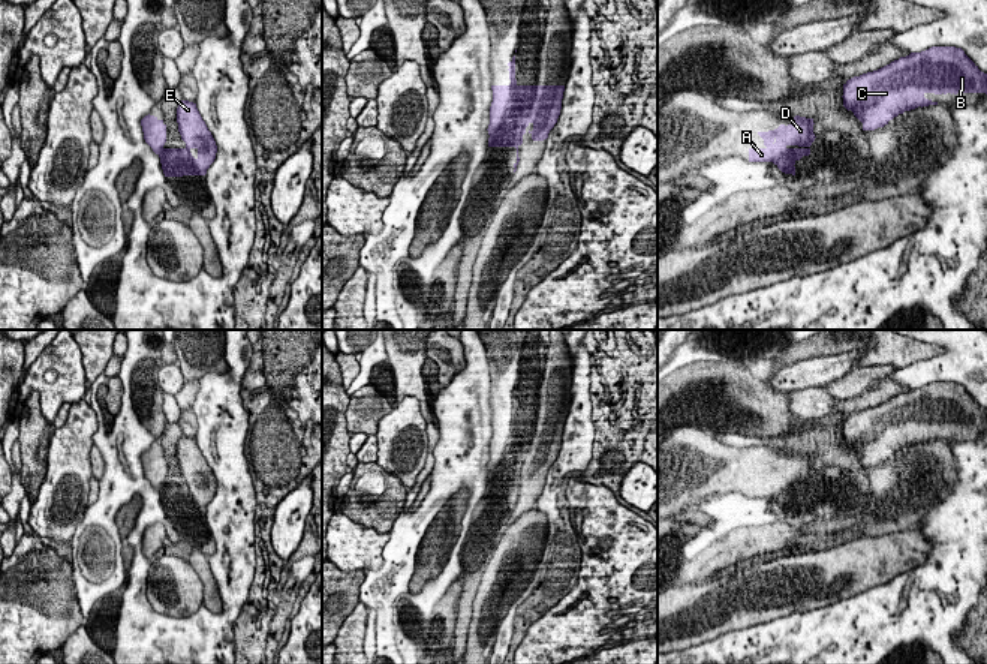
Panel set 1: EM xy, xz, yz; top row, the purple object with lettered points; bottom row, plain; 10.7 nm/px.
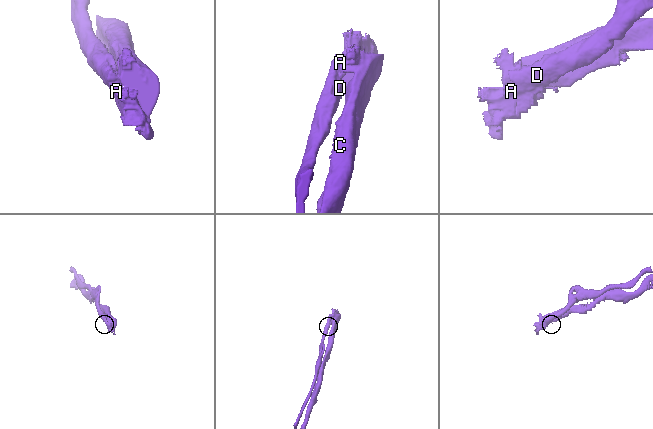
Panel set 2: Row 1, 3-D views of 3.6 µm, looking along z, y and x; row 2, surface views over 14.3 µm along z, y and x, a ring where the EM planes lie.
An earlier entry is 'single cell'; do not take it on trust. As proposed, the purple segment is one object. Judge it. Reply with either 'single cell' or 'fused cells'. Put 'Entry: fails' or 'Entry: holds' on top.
Entry: fails
fused cells

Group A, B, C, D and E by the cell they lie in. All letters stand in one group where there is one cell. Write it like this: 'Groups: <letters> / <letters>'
Groups: A B C E / D

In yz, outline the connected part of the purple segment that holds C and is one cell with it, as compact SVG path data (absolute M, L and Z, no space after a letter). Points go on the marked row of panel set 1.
M932 46L926 51L911 52L906 57L900 57L878 70L848 79L843 84L842 97L843 106L848 111L851 109L863 123L863 130L875 130L878 127L884 127L890 120L905 111L911 111L918 106L938 105L938 102L926 99L926 93L987 94L987 73L981 72L962 48Z

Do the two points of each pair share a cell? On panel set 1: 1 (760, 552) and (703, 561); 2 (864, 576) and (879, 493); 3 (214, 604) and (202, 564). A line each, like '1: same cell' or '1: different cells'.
1: same cell
2: different cells
3: same cell

